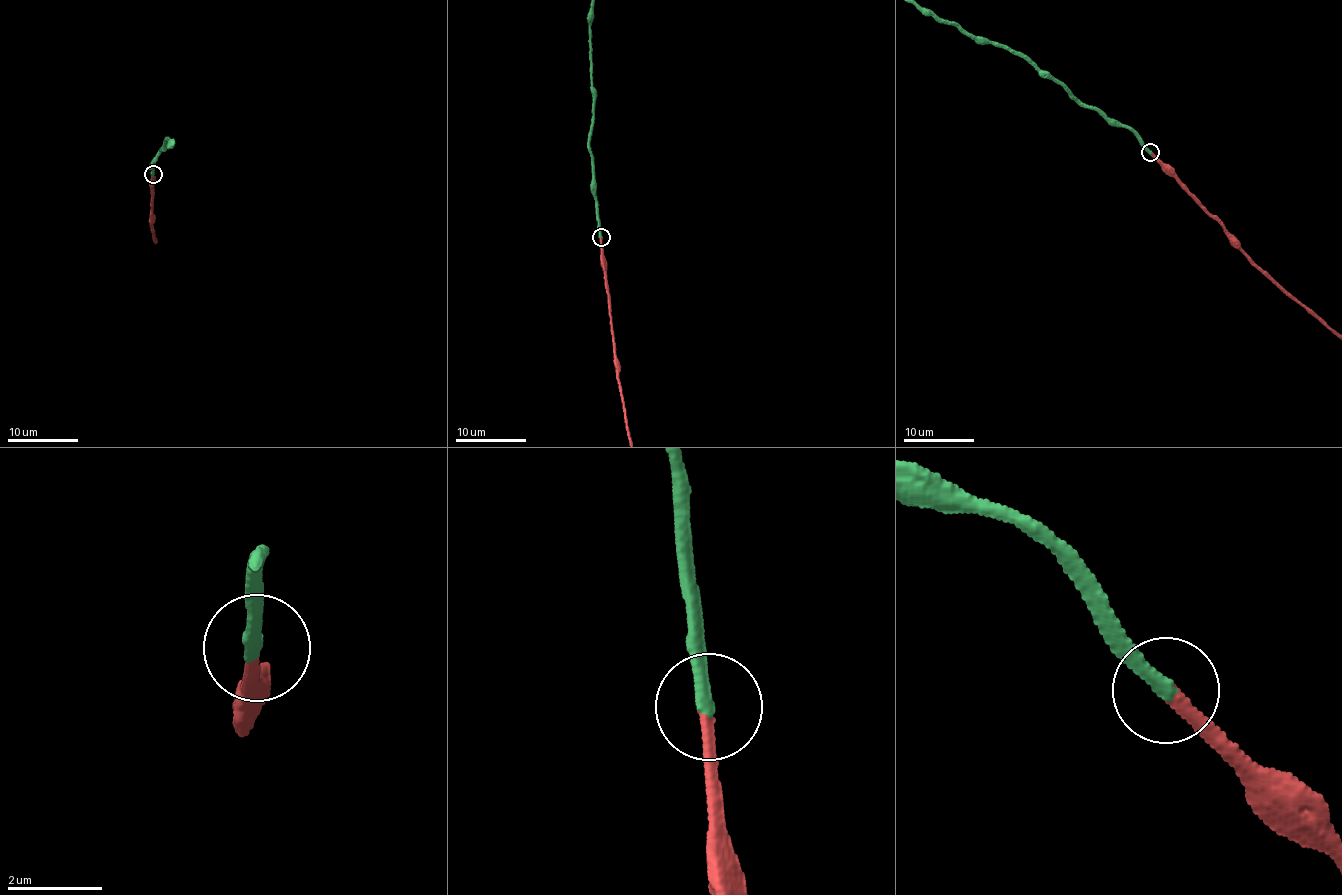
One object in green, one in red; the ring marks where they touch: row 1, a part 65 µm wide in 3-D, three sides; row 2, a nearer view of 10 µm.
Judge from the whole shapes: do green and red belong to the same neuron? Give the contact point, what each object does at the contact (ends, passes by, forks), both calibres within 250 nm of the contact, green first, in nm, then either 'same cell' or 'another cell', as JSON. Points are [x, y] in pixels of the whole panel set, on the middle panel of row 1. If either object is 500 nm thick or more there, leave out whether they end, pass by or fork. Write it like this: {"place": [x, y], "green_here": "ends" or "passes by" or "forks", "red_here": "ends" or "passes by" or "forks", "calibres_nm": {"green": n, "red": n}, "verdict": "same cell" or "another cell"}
{"place": [601, 237], "green_here": "ends", "red_here": "ends", "calibres_nm": {"green": 320, "red": 240}, "verdict": "same cell"}

